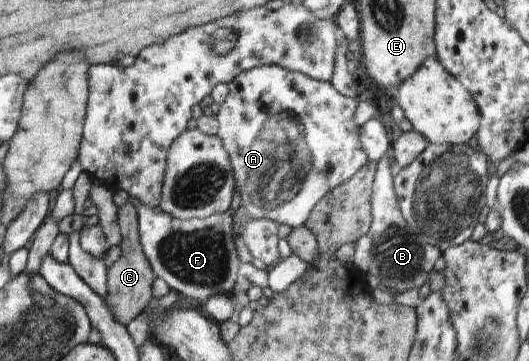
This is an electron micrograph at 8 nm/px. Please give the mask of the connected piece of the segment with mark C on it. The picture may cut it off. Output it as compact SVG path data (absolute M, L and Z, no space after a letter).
M128 201L118 208L118 223L122 234L121 256L107 271L106 304L110 308L114 319L124 327L127 326L149 304L151 285L157 277L142 251L139 236L138 216L135 207Z

